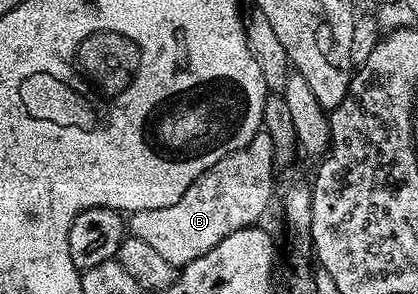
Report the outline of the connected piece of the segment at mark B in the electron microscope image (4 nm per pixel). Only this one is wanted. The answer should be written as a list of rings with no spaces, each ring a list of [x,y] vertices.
[[[265,132],[255,134],[245,148],[217,160],[213,168],[189,184],[185,196],[181,196],[177,204],[134,211],[129,218],[130,237],[145,240],[145,244],[150,244],[173,267],[188,266],[193,260],[205,256],[205,252],[217,248],[225,236],[260,221],[267,205],[270,202],[272,205],[277,190],[275,173],[273,140]]]

